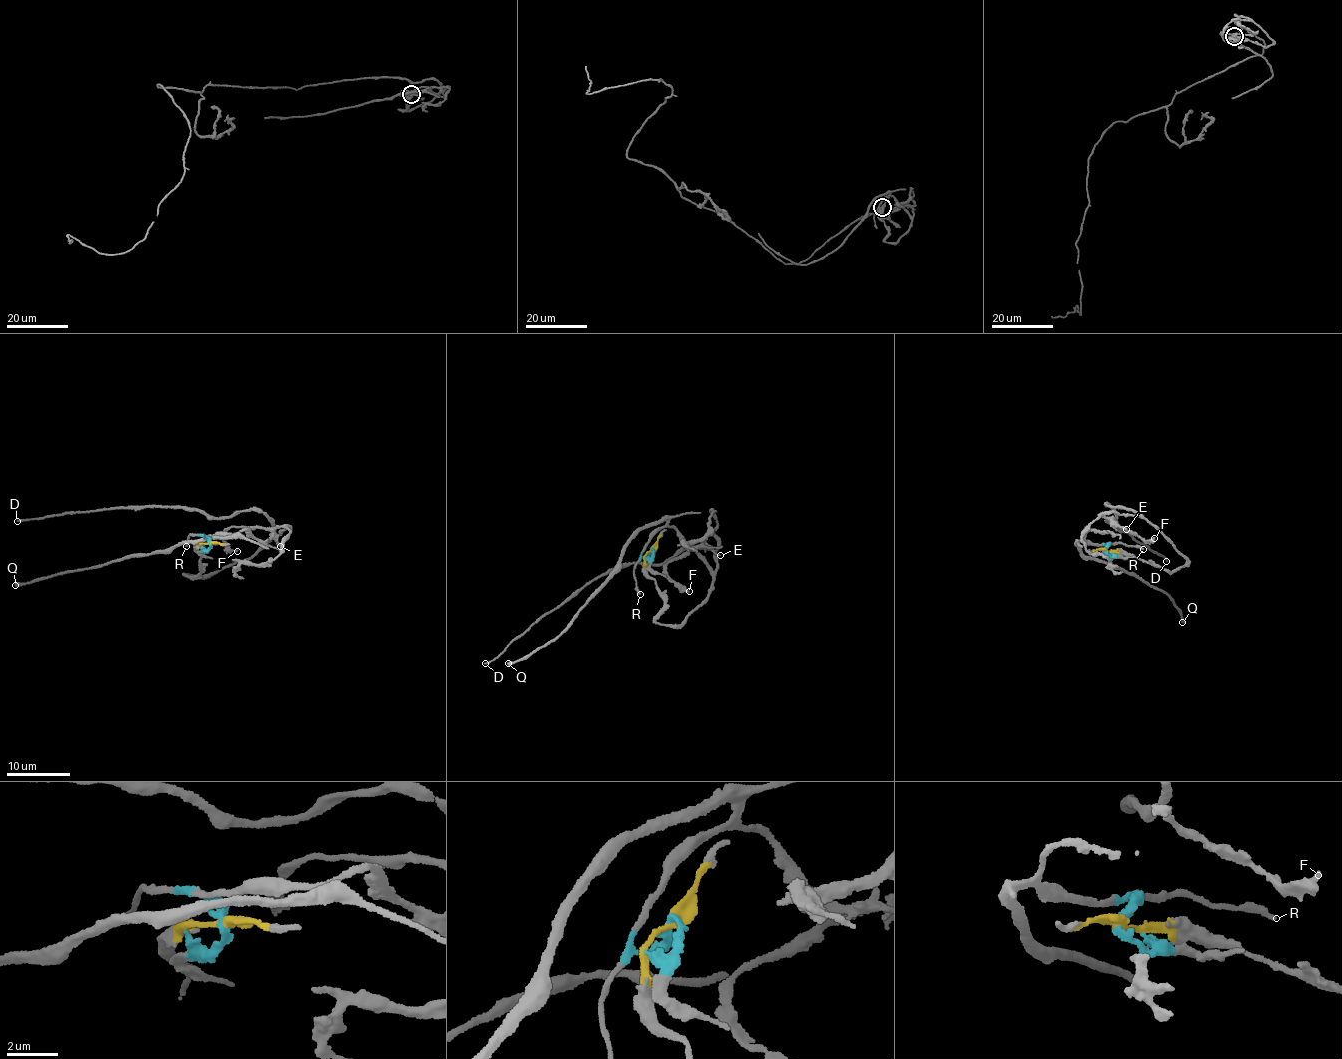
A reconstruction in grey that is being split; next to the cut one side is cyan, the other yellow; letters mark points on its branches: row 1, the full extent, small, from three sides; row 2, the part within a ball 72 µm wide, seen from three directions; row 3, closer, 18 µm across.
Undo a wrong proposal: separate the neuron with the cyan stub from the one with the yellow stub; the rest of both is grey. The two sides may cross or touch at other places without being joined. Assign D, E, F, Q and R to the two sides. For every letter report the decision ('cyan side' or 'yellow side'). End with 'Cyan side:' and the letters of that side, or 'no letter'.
D: yellow side
E: yellow side
F: yellow side
Q: cyan side
R: cyan side
Cyan side: Q, R

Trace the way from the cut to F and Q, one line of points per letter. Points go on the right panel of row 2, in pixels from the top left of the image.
F: (1105, 549), (1127, 553), (1174, 571), (1187, 562), (1145, 518), (1102, 513), (1146, 541), (1154, 538)
Q: (1105, 549), (1107, 543), (1077, 543), (1077, 550), (1086, 556), (1114, 564), (1168, 595), (1181, 623)

